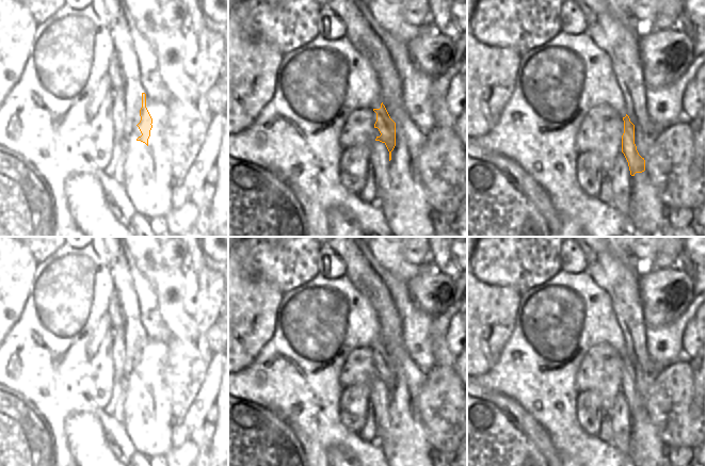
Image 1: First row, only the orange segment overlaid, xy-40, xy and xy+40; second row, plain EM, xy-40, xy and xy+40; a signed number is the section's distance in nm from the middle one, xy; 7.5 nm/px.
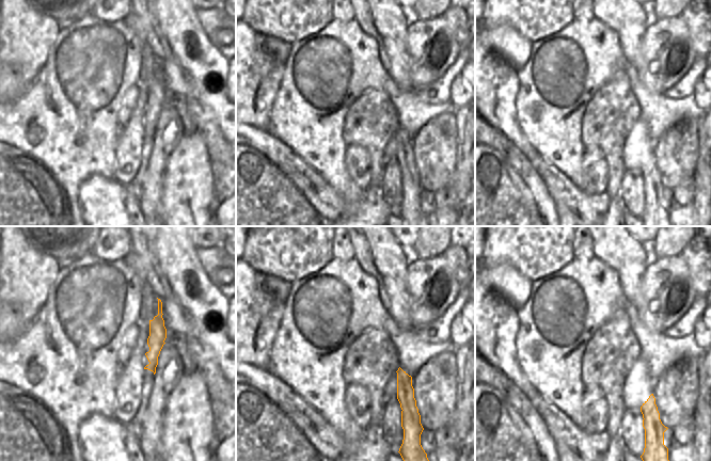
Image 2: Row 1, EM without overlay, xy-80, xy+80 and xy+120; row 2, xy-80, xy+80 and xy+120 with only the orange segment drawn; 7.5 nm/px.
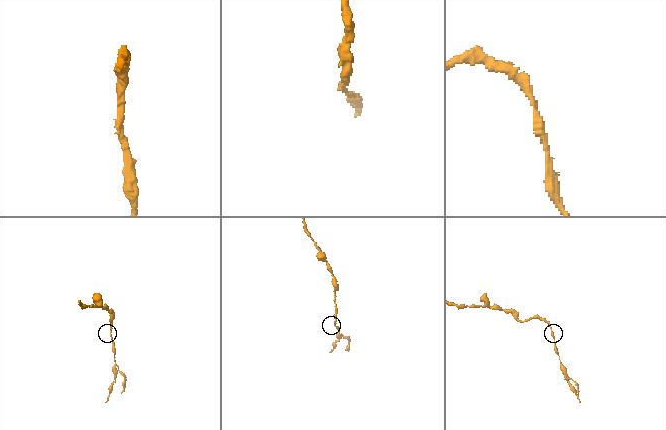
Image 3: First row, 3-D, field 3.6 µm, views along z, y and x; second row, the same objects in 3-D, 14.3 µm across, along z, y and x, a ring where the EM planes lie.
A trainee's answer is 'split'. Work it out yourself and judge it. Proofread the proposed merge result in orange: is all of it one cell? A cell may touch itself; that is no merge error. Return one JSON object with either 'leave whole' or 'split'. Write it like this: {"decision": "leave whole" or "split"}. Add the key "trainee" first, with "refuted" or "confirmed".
{"trainee": "confirmed", "decision": "split"}

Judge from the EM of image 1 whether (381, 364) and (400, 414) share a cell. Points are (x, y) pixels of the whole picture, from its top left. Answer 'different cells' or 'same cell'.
different cells

